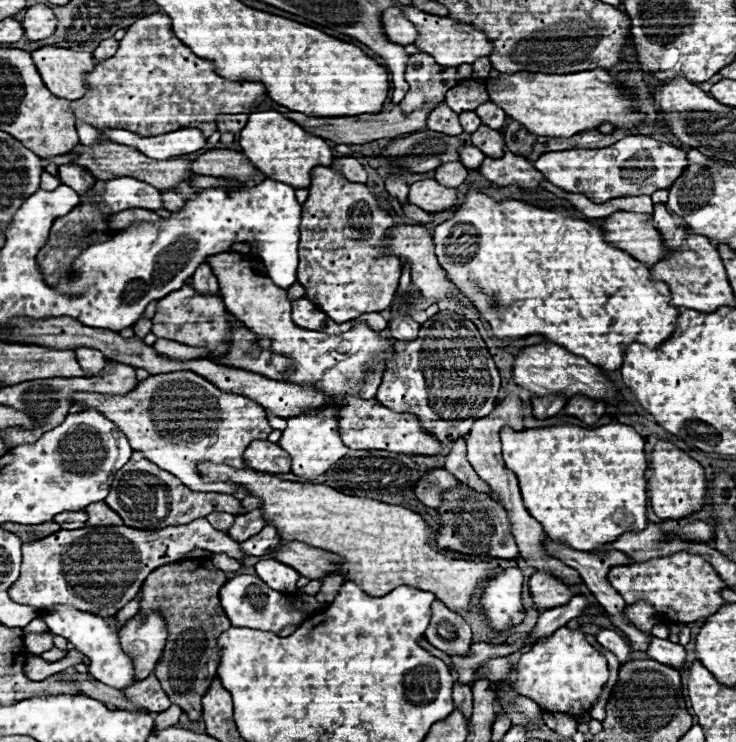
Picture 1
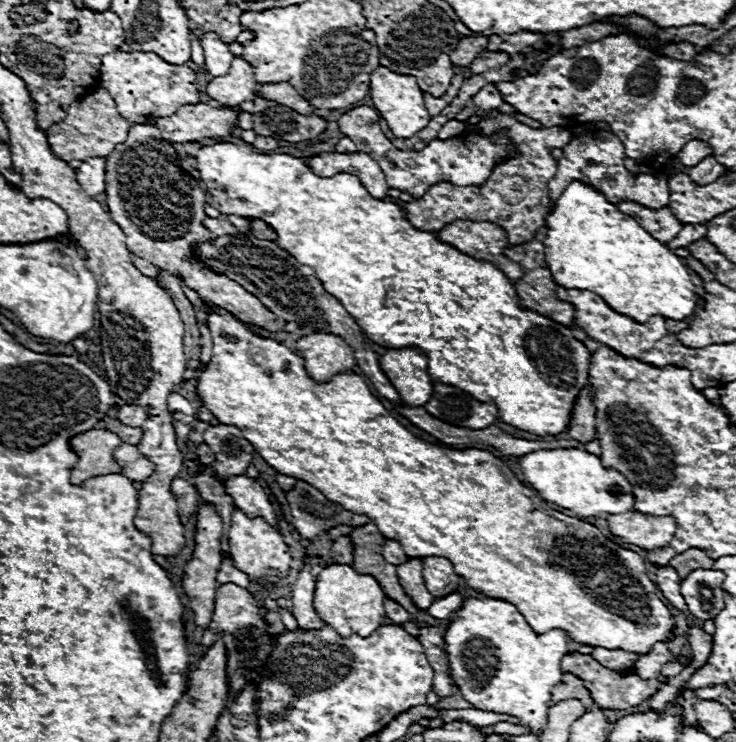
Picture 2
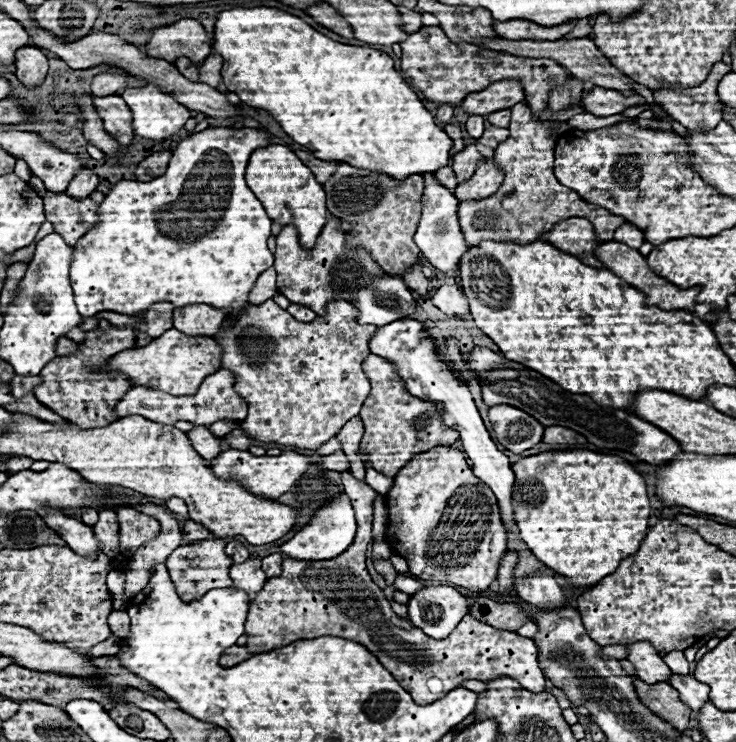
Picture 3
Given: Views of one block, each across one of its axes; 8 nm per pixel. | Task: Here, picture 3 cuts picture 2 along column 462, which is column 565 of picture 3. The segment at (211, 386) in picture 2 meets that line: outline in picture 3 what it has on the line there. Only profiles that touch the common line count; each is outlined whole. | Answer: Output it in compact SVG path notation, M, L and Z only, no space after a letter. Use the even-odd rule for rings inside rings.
M550 450L520 458L512 464L512 470L516 476L512 506L520 536L532 554L556 574L566 576L570 586L592 588L604 576L612 574L620 560L638 552L648 532L650 504L644 478L626 460L592 450Z

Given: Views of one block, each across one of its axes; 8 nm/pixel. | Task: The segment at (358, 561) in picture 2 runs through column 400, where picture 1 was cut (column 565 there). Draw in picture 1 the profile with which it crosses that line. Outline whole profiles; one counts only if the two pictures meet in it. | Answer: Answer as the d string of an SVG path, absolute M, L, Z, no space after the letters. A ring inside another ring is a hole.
M534 572L534 576L530 578L528 584L530 584L530 596L534 600L534 606L540 612L564 606L574 596L572 588L564 586L560 580L556 580L554 576L548 576L544 572Z

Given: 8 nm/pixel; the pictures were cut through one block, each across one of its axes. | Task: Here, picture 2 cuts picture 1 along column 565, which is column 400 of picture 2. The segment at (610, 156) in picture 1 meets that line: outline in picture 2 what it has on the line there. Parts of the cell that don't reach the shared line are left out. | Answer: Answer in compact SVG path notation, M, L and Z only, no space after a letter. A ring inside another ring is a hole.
M356 106L338 118L338 128L344 136L354 140L358 152L366 152L372 160L378 162L390 188L408 192L414 198L420 198L432 184L436 184L440 180L448 180L456 186L482 184L490 176L492 168L498 162L504 162L506 158L510 158L514 152L512 144L508 142L508 138L504 134L500 134L496 138L482 138L482 136L474 136L468 132L462 132L460 136L456 136L452 140L432 140L430 146L426 146L424 150L418 150L418 152L402 152L402 150L394 148L392 142L384 136L378 120L380 120L380 114L374 108Z

